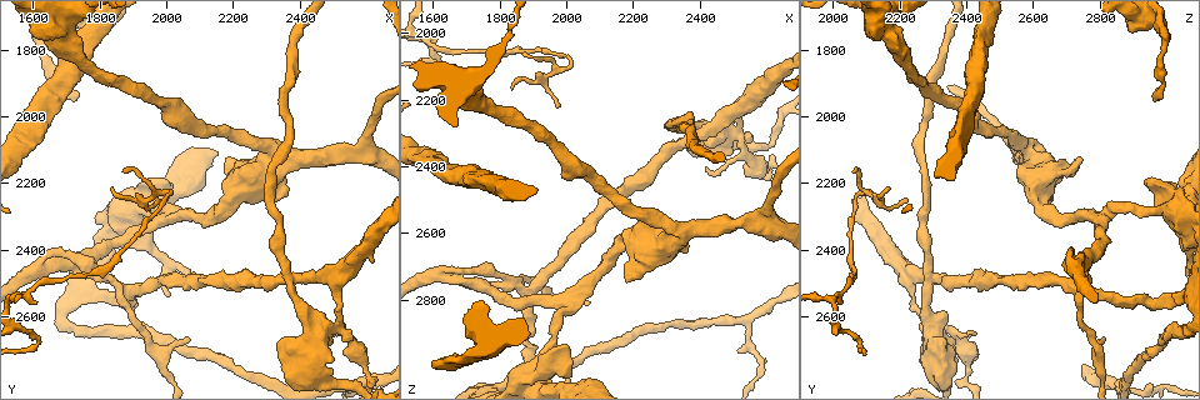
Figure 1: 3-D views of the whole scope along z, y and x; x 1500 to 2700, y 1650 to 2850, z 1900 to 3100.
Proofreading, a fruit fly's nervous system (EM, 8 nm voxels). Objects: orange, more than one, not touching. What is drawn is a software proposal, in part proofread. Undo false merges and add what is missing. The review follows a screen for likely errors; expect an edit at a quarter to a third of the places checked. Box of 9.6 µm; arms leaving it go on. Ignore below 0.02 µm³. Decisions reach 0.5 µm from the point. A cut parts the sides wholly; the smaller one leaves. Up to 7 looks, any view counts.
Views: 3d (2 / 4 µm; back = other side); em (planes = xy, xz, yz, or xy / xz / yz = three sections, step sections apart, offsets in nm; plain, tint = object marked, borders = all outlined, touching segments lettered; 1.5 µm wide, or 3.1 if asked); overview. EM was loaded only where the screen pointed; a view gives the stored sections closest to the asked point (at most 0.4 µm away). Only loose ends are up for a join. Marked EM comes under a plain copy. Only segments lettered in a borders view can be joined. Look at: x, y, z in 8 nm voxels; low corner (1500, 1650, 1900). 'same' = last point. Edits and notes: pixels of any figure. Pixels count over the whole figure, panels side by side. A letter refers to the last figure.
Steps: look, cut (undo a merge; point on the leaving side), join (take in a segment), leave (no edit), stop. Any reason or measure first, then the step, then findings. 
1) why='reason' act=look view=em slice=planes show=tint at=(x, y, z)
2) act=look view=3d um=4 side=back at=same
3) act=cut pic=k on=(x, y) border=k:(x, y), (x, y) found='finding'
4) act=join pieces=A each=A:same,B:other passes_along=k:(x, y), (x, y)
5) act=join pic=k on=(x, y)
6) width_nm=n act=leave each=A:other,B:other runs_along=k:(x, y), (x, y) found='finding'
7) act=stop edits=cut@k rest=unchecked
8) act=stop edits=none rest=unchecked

why='abrupt turn' act=look view=em slice=xy step=4 show=borders at=(1610, 2670, 2070)

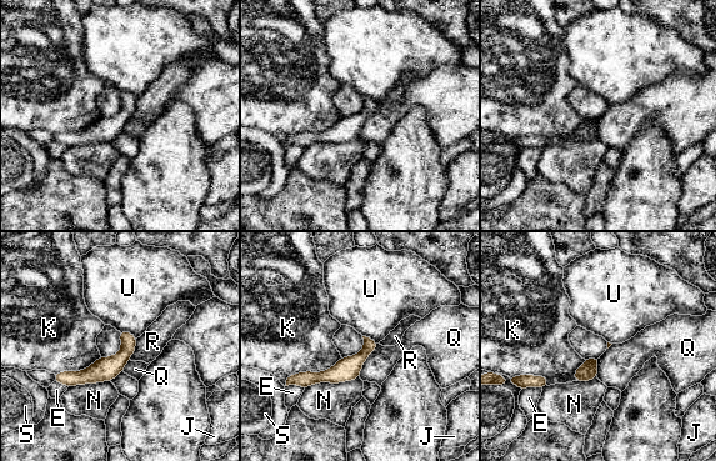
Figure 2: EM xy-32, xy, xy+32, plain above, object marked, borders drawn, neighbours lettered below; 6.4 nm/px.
width_nm=20 longest_contact=N:360nm act=leave each=E:other,J:other,K:other,N:other,Q:other,R:other,S:other,U:other found='continuous, no second neuron'

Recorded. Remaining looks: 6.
why='closes a loop' act=look view=em slice=xz step=8 show=tint at=(1880, 2550, 2920)

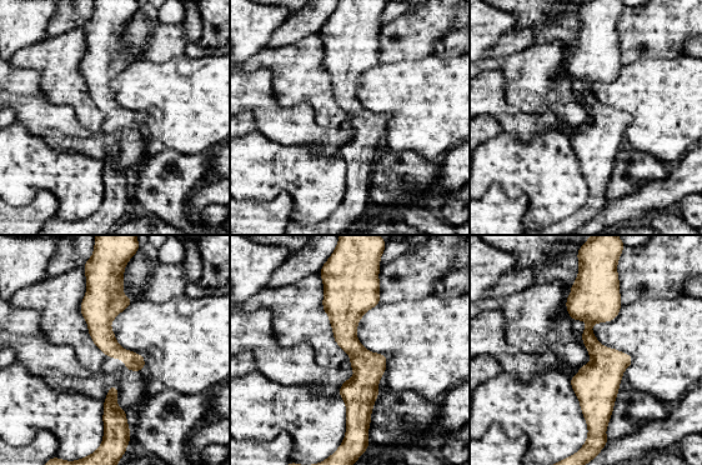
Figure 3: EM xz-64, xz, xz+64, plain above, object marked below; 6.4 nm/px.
act=look view=em slice=xy step=4 show=borders at=same

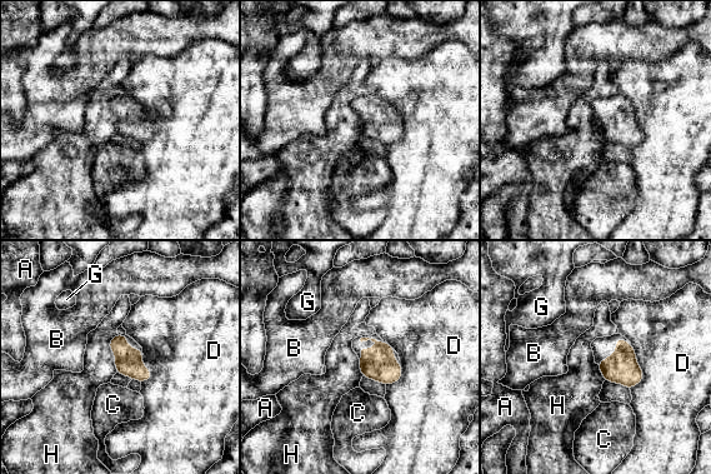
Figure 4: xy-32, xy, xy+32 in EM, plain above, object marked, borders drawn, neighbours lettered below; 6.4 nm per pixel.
width_nm=60 act=leave each=A:other,B:other,C:other,D:other,G:other,H:other border=4:(630, 344), (642, 374), (630, 389) found='continuous, no second neuron'

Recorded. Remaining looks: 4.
why='arms part here' act=look view=em slice=xz step=8 show=tint at=(1950, 2280, 2940)

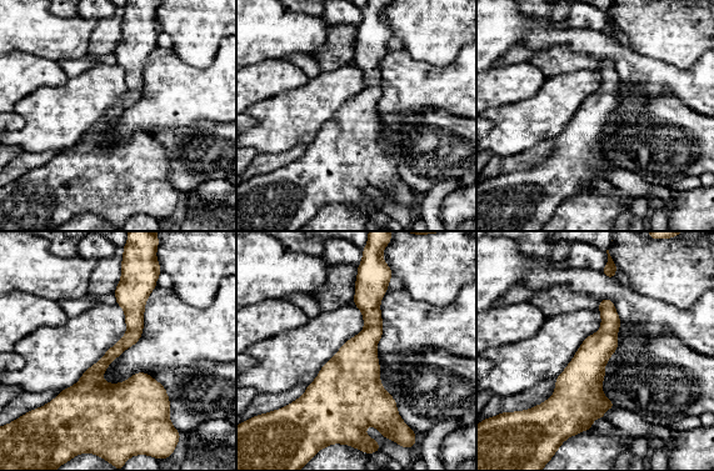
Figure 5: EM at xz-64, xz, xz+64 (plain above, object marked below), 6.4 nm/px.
why='cut it another way' act=look view=em slice=planes show=borders at=same

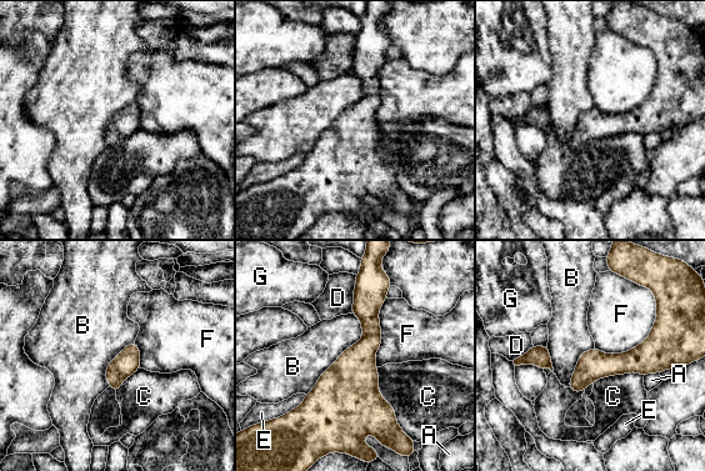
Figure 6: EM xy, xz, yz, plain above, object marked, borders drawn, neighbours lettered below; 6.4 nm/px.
act=leave each=A:other,B:other,C:other,D:other,E:other,F:other,G:other runs_along=6:(673, 354), (594, 365), (573, 385) found='all the same neuron'

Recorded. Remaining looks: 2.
act=stop edits=none rest=unchecked

